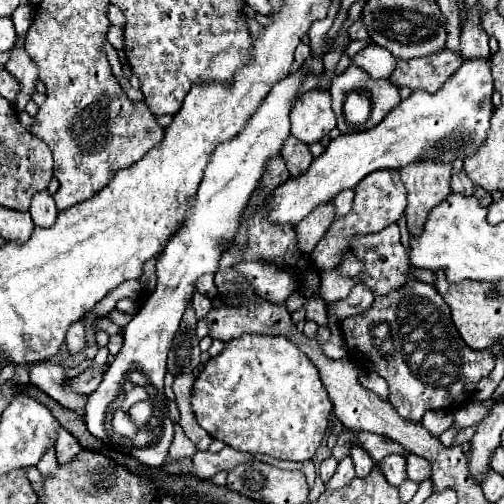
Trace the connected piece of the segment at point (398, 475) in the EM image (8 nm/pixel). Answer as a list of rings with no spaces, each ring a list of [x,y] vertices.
[[[386,456],[386,460],[380,462],[382,470],[384,470],[384,476],[386,480],[392,484],[392,486],[400,486],[408,476],[406,476],[406,458],[404,456]]]

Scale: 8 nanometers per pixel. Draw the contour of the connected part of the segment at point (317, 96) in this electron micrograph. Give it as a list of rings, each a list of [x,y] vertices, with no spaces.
[[[308,90],[300,94],[296,100],[290,120],[292,120],[292,136],[296,136],[304,144],[320,142],[330,130],[336,126],[336,118],[332,112],[332,100],[328,90]]]

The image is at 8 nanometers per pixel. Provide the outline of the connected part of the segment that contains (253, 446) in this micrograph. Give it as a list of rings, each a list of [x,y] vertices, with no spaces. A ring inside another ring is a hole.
[[[240,336],[226,342],[220,356],[210,358],[196,378],[190,404],[196,422],[212,438],[222,440],[226,446],[296,462],[310,460],[316,454],[322,438],[326,436],[328,414],[332,412],[332,402],[320,382],[318,370],[308,356],[284,336]]]

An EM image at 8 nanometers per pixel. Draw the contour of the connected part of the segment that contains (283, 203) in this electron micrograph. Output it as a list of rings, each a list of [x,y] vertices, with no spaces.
[[[464,60],[464,64],[456,70],[456,74],[440,88],[436,94],[428,94],[426,90],[416,90],[412,92],[406,100],[400,102],[394,112],[378,124],[378,128],[364,130],[364,132],[350,132],[342,134],[336,140],[330,142],[326,152],[318,158],[312,160],[310,168],[306,174],[288,178],[284,184],[280,184],[272,196],[266,200],[266,218],[272,224],[300,224],[318,204],[334,200],[334,196],[340,190],[354,188],[364,176],[368,176],[374,170],[400,170],[406,164],[418,162],[418,160],[440,160],[440,162],[454,162],[456,158],[468,158],[472,156],[482,142],[486,140],[488,128],[490,128],[490,116],[492,116],[492,96],[494,86],[492,86],[492,72],[490,72],[490,62],[488,60]]]

